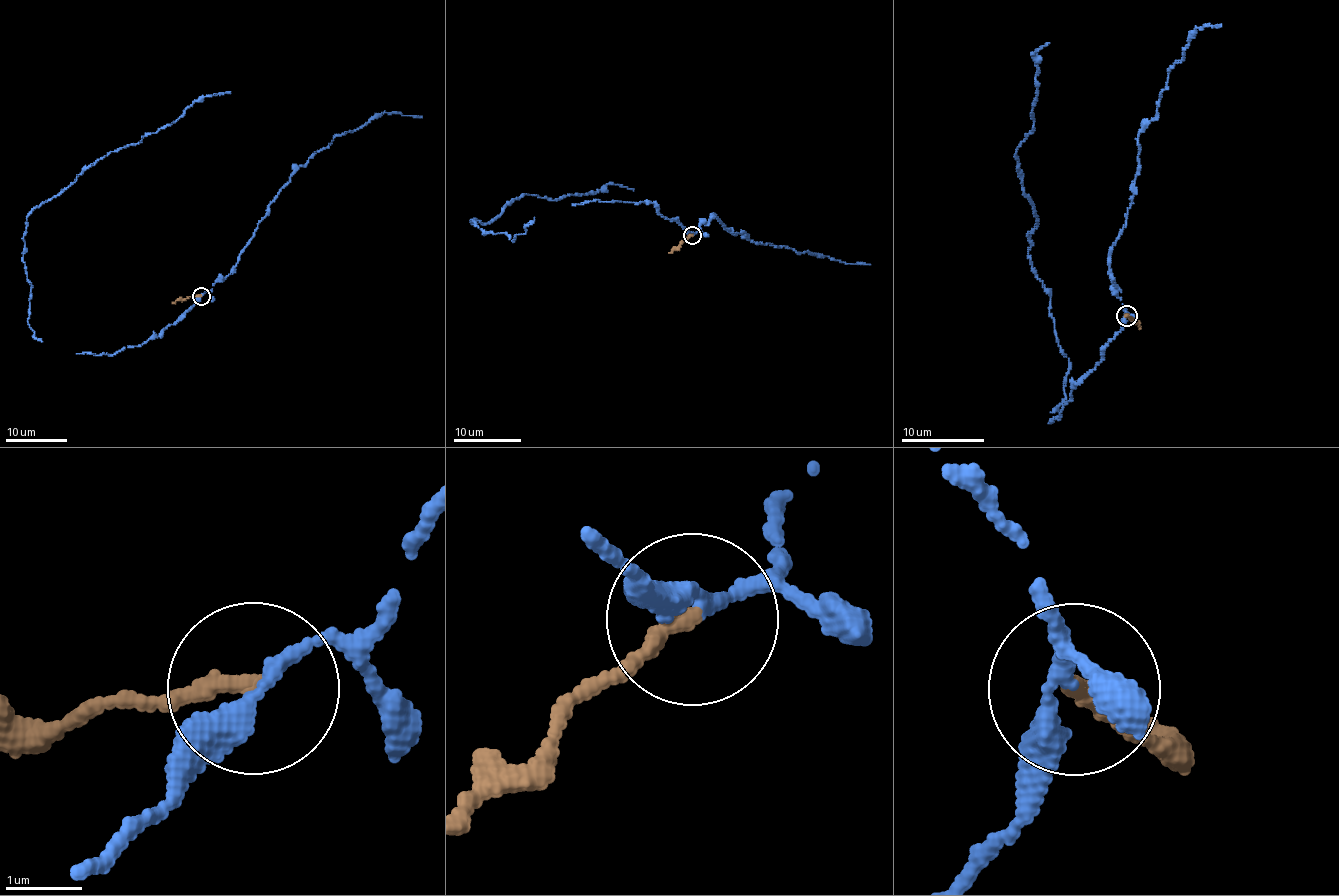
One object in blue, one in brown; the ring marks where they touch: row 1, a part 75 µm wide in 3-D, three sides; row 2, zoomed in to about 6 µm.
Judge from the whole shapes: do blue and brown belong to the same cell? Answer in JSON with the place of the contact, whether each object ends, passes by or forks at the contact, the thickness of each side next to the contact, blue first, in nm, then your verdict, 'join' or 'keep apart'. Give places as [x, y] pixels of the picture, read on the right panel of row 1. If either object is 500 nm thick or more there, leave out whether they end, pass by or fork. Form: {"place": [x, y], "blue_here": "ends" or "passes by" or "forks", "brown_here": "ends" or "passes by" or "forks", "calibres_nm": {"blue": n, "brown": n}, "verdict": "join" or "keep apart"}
{"place": [1126, 315], "blue_here": "passes by", "brown_here": "ends", "calibres_nm": {"blue": 160, "brown": 240}, "verdict": "keep apart"}

